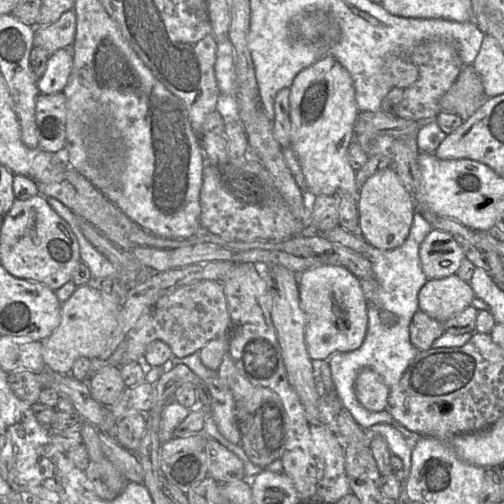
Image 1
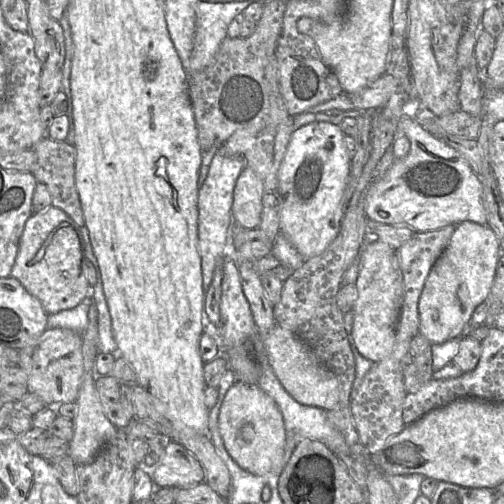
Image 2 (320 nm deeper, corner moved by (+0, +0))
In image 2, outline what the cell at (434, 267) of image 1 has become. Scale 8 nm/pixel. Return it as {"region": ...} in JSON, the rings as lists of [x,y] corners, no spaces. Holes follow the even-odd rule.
{"region":[[[465,221],[456,226],[419,299],[419,328],[430,343],[441,344],[465,334],[473,312],[490,294],[500,252],[499,241],[488,225]]]}

